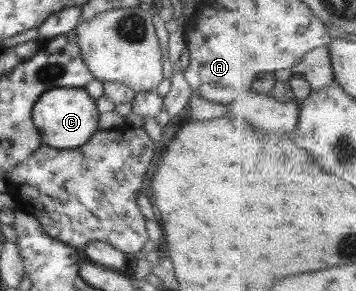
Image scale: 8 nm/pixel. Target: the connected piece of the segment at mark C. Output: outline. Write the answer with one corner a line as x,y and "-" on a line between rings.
54,88
38,97
31,111
34,128
40,133
41,144
58,150
74,149
86,144
98,131
95,100
84,89

